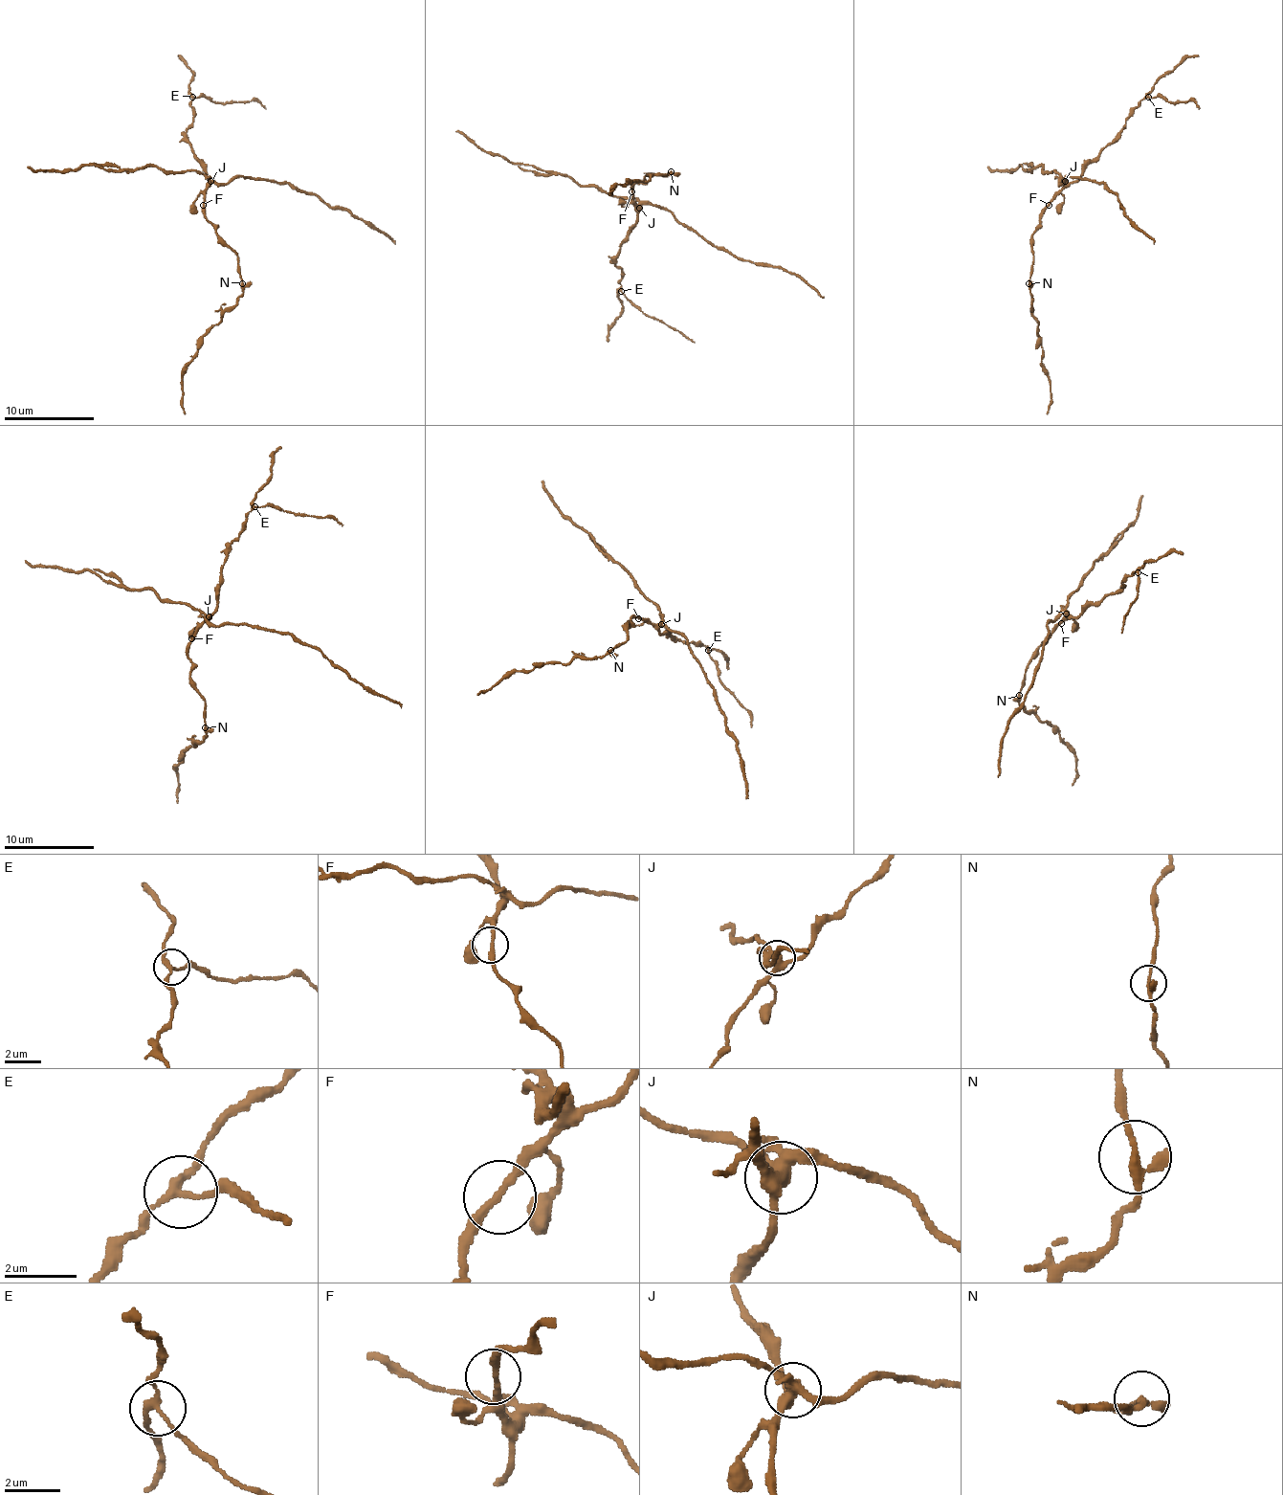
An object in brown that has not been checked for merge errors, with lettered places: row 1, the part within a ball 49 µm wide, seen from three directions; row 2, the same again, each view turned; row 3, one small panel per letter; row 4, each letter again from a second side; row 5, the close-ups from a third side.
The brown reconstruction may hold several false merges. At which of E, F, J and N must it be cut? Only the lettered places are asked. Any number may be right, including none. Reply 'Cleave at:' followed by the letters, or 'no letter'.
Cleave at: E, J

